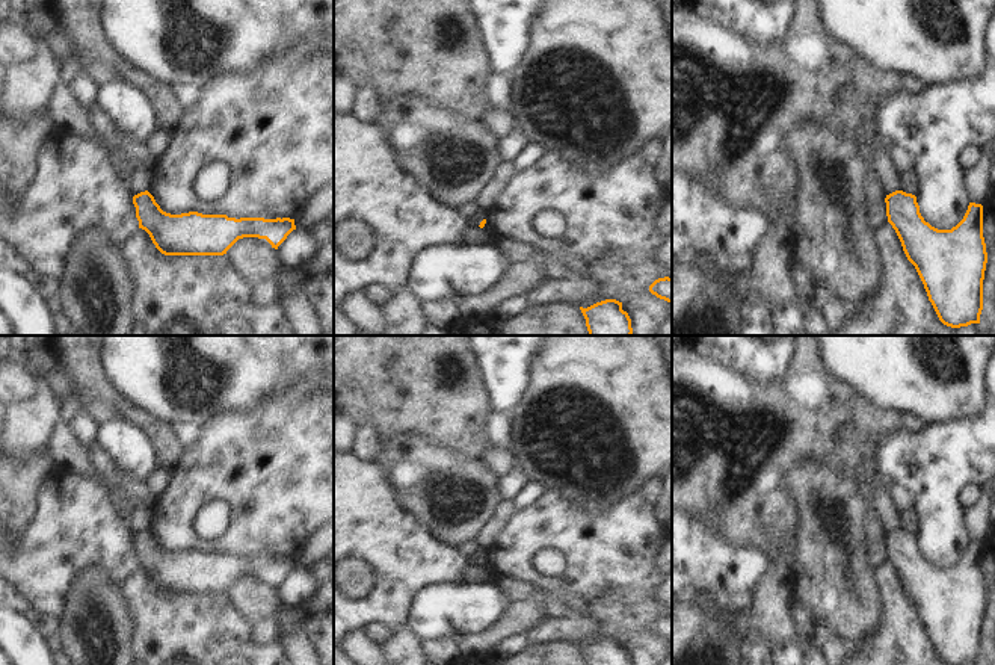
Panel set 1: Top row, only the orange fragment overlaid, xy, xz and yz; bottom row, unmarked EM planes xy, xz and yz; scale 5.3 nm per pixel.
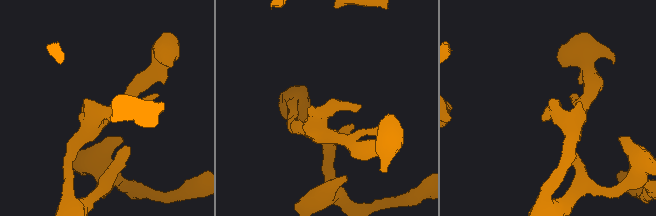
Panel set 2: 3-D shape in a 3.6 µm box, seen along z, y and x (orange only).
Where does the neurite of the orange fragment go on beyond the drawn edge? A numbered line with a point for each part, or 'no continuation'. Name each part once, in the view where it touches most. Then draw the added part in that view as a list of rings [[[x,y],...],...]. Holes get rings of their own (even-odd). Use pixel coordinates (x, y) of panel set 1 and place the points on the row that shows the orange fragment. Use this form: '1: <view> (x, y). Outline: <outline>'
no continuation.

